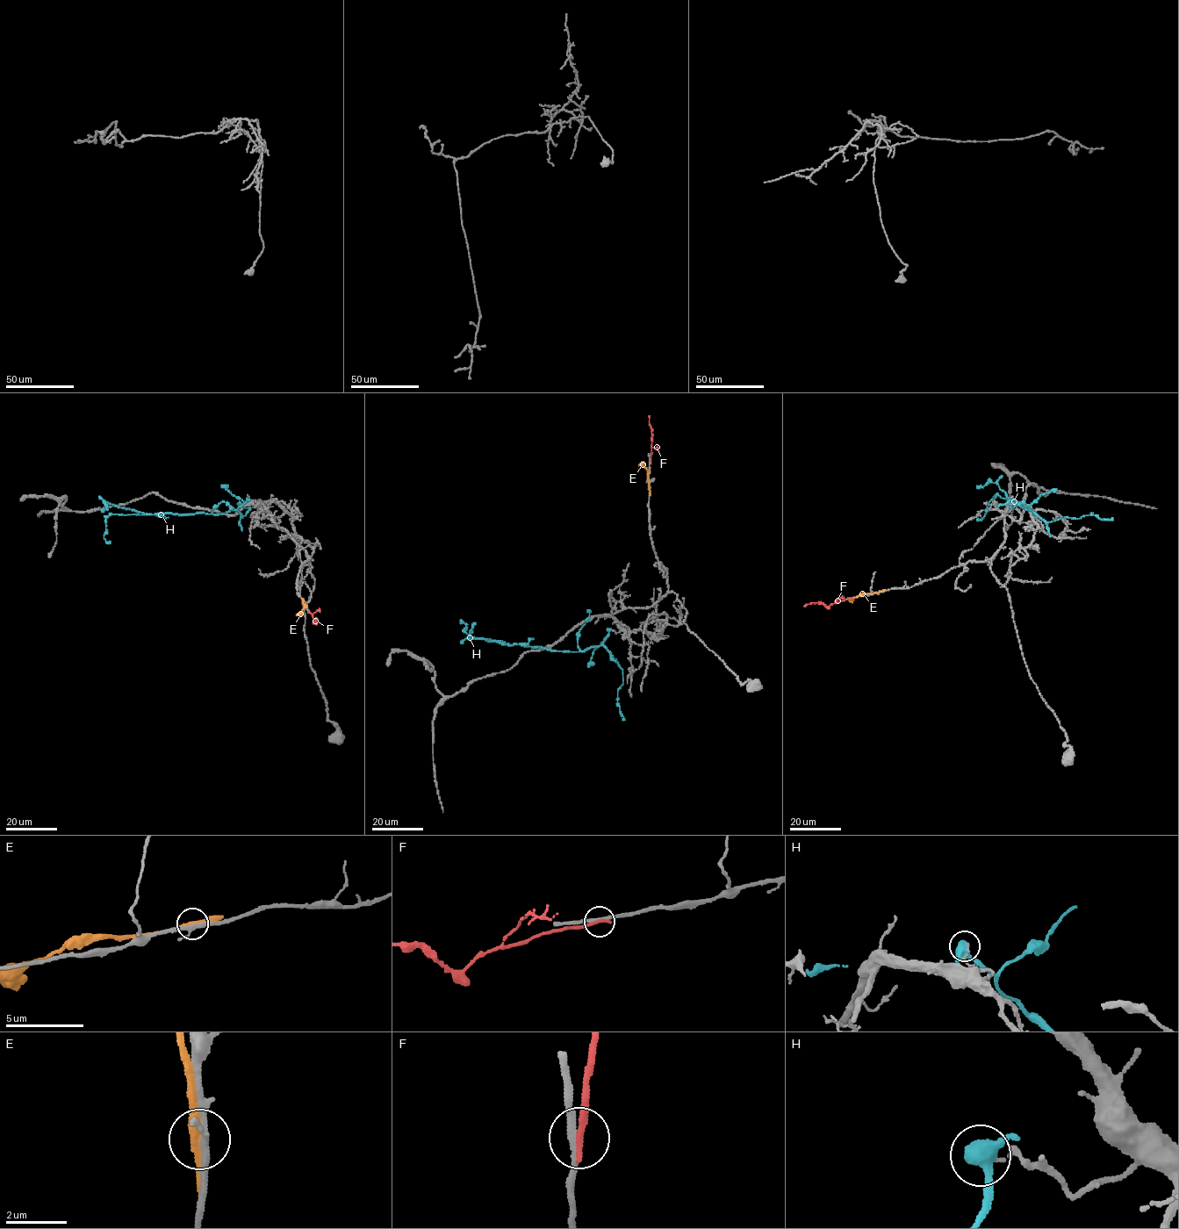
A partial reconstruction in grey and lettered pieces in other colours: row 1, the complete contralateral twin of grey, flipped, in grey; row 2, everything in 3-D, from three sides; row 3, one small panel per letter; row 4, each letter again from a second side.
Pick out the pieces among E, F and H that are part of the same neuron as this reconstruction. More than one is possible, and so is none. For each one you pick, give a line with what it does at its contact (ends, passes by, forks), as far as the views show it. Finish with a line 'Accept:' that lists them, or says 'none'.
Accept: none

